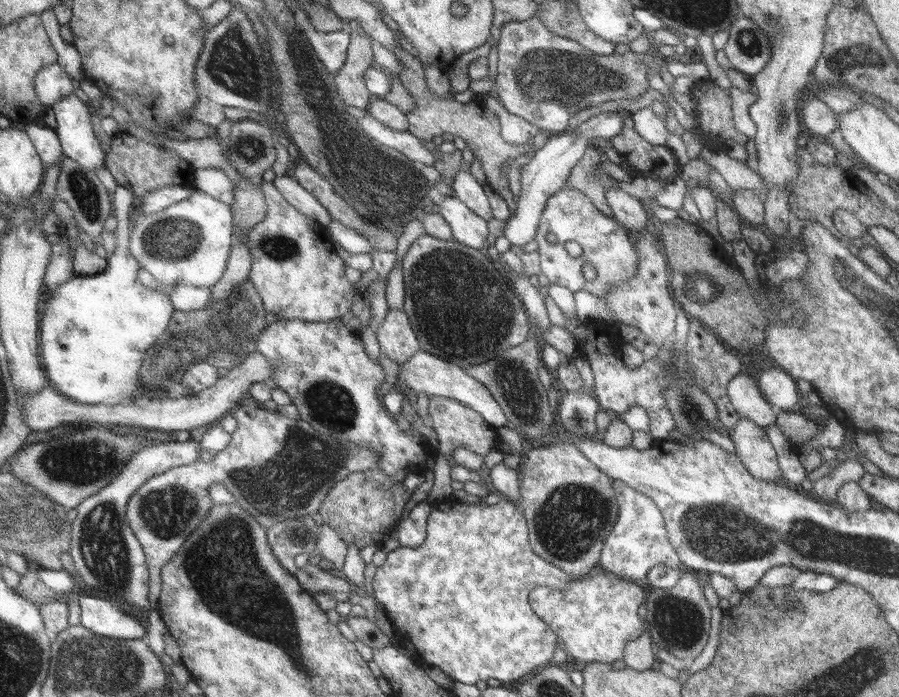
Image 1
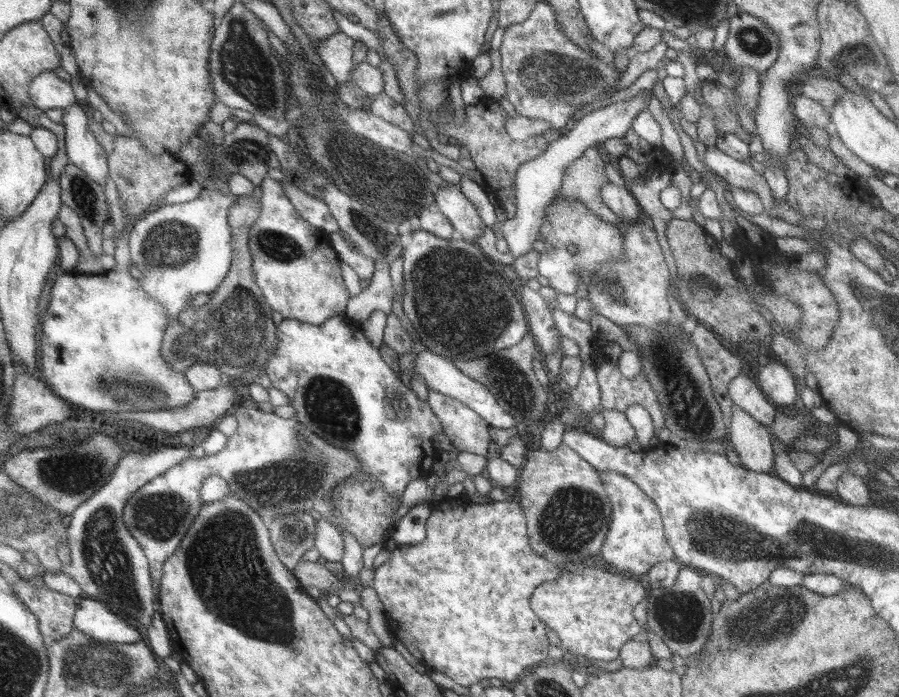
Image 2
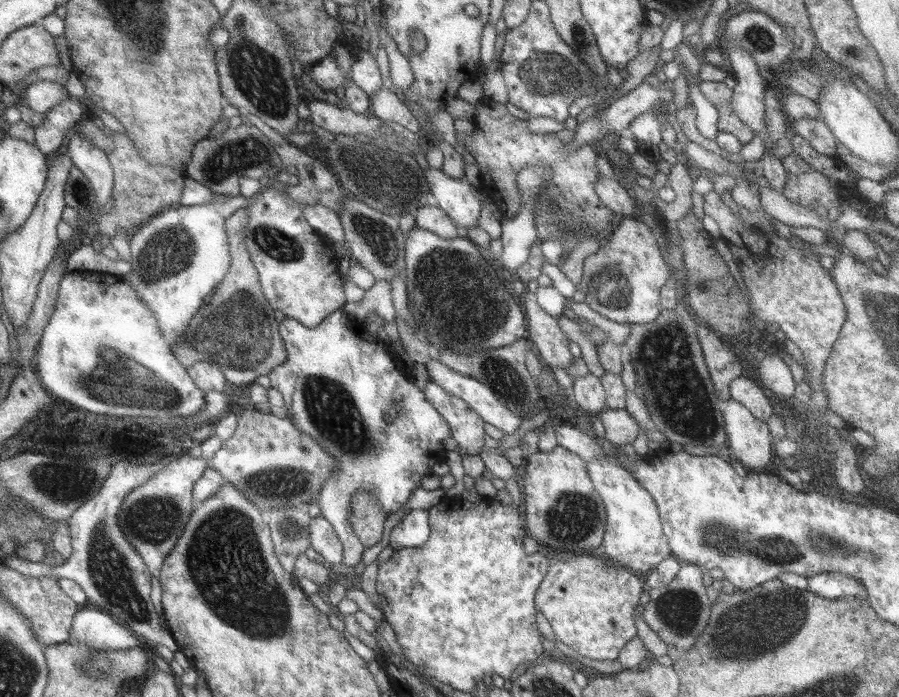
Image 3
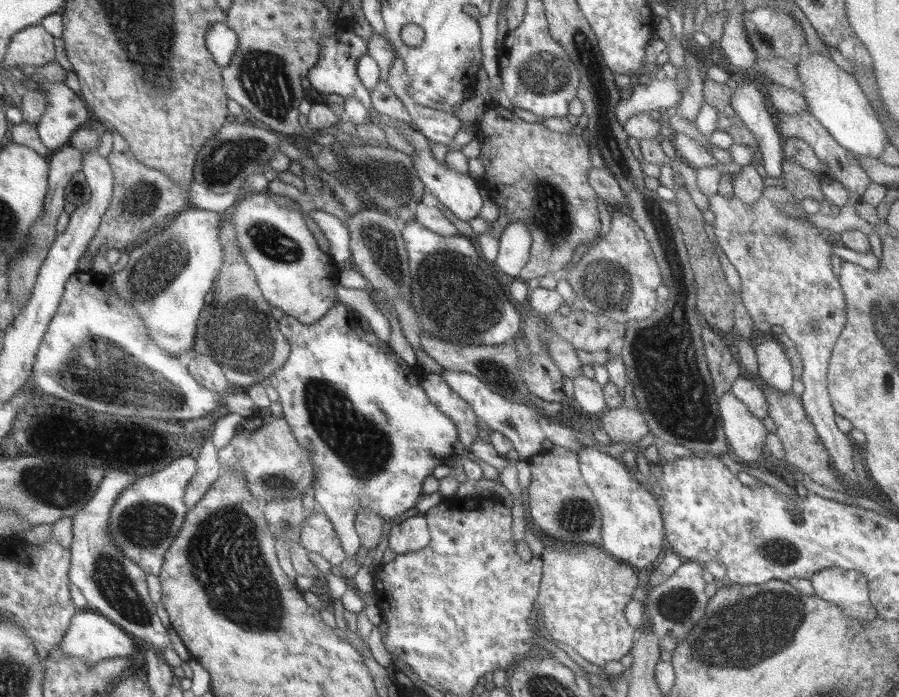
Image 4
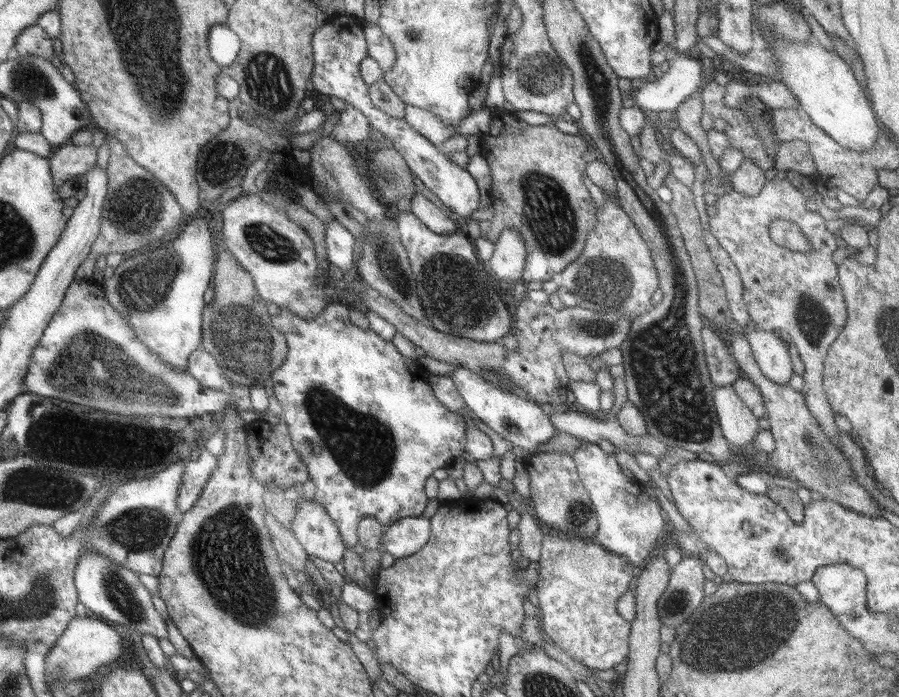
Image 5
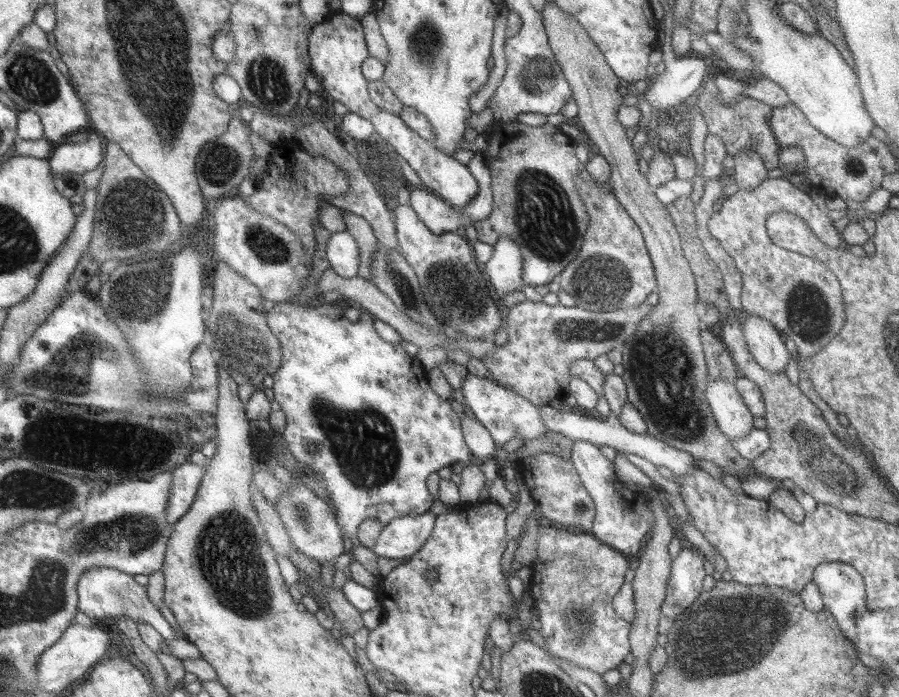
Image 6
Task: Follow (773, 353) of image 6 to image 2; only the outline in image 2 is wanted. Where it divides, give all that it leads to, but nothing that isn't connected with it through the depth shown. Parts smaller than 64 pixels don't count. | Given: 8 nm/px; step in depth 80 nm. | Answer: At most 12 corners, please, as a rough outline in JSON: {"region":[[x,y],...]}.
{"region":[[778,360],[755,380],[776,404],[788,406],[799,396],[796,378]]}

